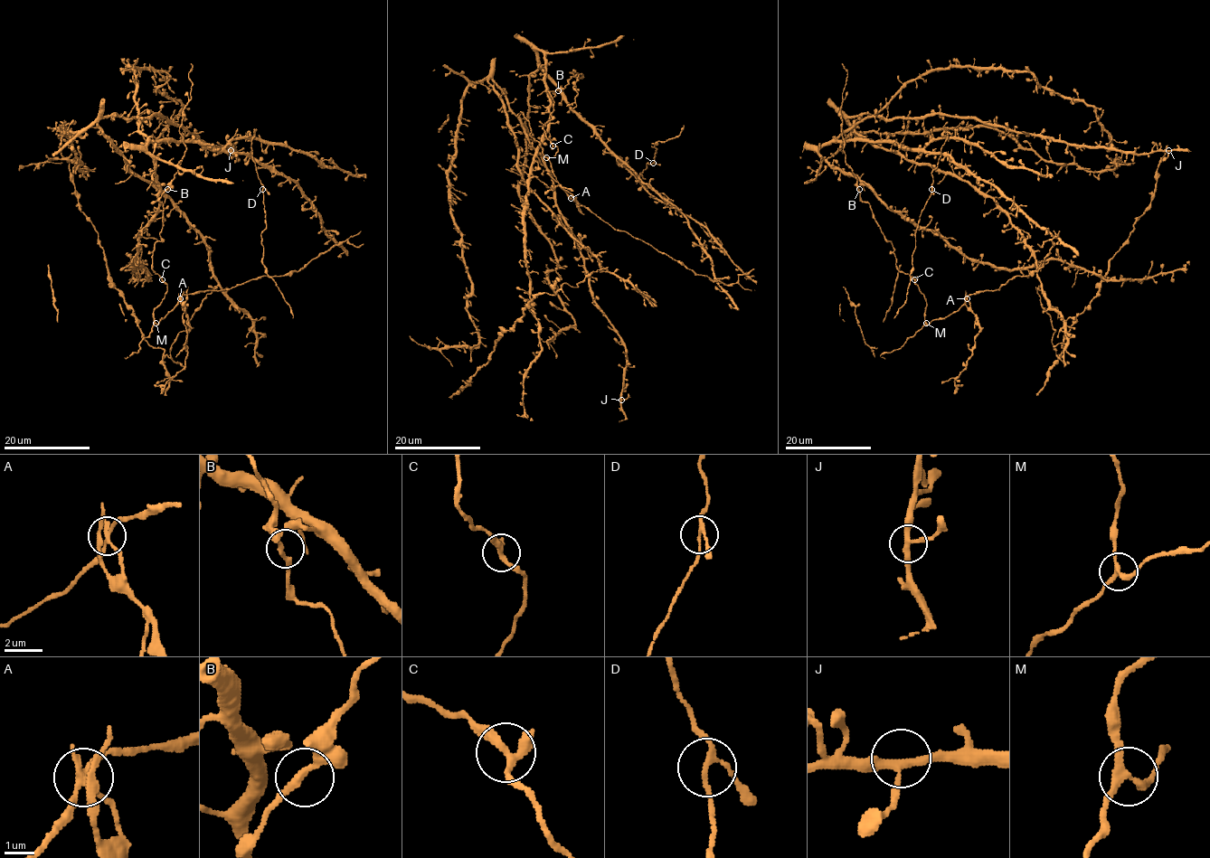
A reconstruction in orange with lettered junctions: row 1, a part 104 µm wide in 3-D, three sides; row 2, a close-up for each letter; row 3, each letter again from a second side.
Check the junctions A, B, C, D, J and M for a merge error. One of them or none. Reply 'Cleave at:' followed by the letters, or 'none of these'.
Cleave at: A

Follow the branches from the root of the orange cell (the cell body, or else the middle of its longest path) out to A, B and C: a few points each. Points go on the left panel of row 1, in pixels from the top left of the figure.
A: (99, 117), (138, 110), (155, 179), (165, 188), (152, 268), (167, 292), (153, 320), (180, 298)
B: (99, 117), (112, 114), (127, 117), (136, 106), (138, 128), (146, 136), (155, 179), (167, 189)
C: (99, 117), (138, 110), (155, 179), (165, 188), (152, 256), (162, 279)

